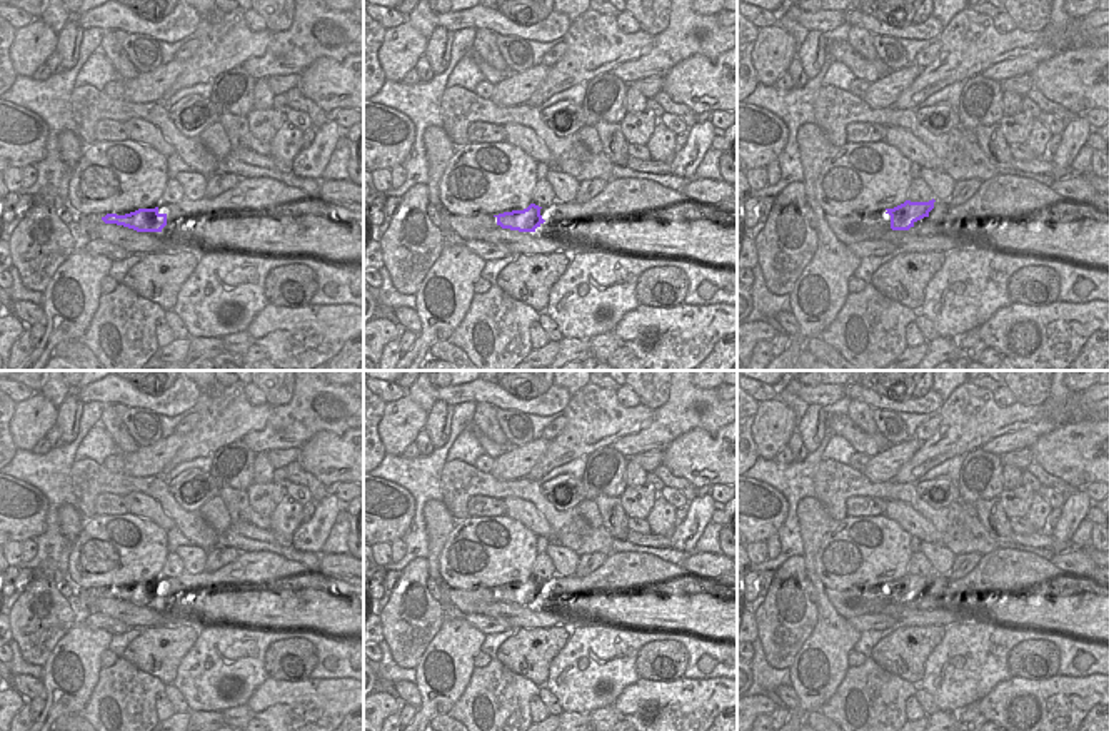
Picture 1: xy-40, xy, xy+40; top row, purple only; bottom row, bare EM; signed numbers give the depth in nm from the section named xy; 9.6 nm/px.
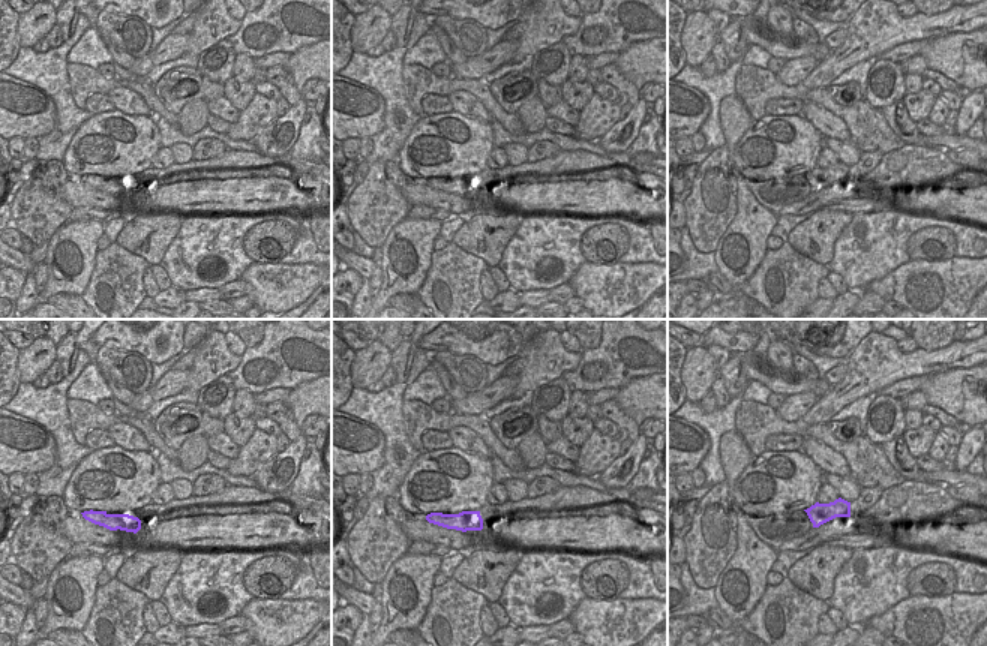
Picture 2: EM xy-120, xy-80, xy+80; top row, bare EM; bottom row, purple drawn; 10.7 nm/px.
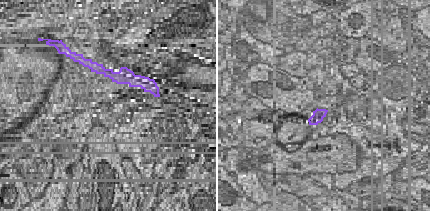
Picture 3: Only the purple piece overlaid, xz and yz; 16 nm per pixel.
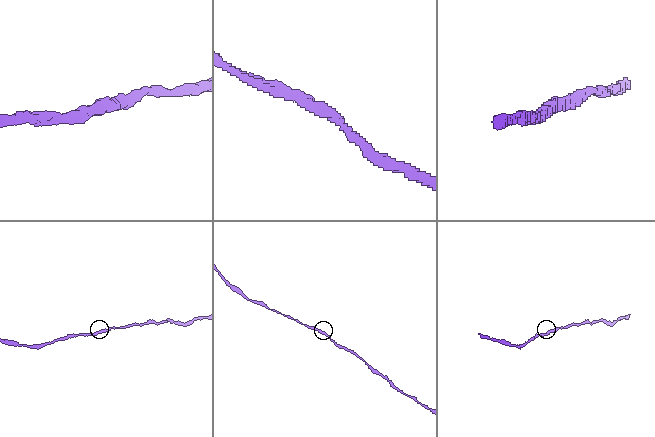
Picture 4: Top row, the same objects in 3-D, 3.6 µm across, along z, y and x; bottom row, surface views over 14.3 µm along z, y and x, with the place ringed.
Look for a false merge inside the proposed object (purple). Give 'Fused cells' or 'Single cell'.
Single cell.

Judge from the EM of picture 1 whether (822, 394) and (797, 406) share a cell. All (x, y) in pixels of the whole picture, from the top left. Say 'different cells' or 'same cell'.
different cells

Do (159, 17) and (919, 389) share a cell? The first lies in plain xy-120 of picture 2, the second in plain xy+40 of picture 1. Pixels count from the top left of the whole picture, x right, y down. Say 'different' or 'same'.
different

